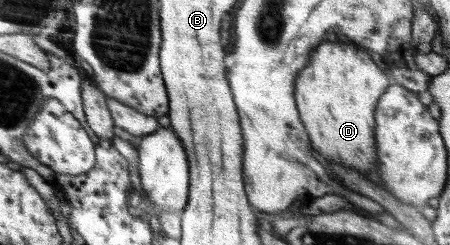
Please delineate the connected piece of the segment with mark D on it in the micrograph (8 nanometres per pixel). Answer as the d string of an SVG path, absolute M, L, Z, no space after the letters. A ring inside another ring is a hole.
M335 38L319 44L317 52L309 58L311 62L305 64L305 70L296 76L297 108L309 138L313 140L313 148L333 162L347 162L341 166L347 166L357 174L361 172L361 176L367 178L369 172L377 172L379 162L375 160L377 147L373 138L373 112L390 80L379 66L375 66L366 49L333 40Z

